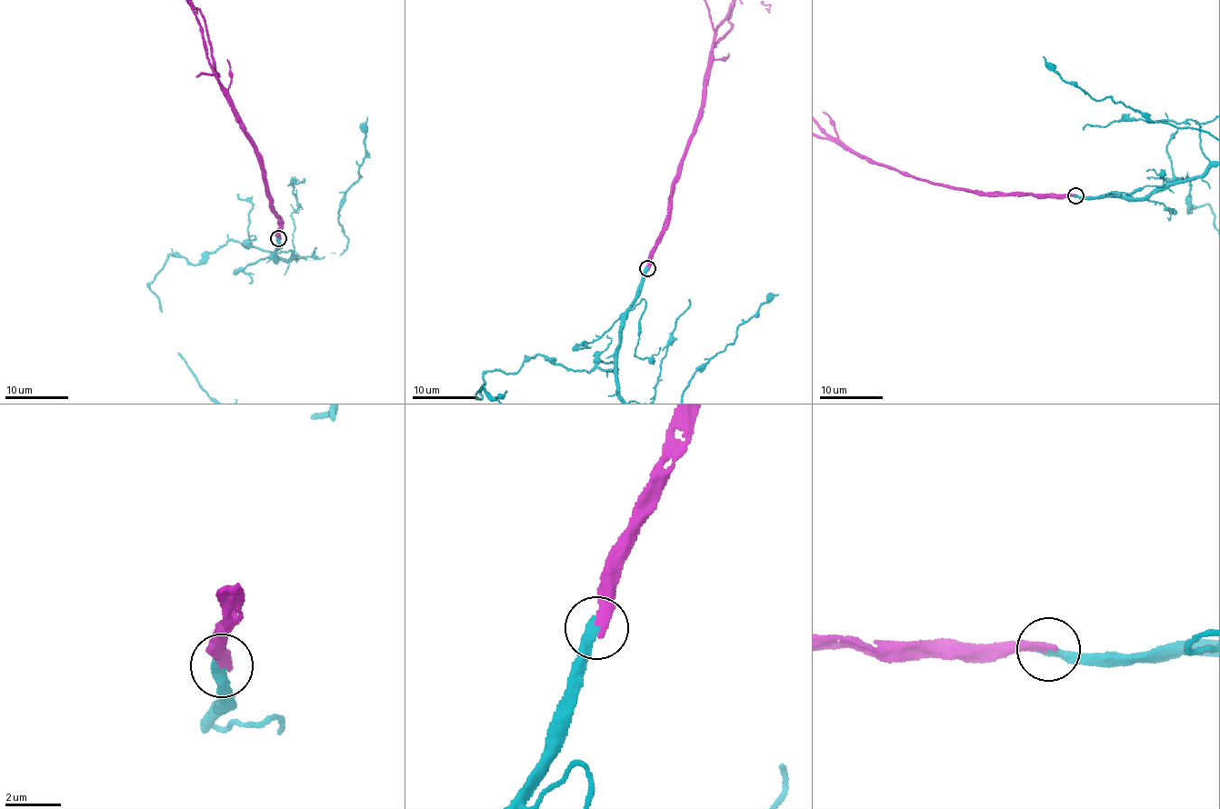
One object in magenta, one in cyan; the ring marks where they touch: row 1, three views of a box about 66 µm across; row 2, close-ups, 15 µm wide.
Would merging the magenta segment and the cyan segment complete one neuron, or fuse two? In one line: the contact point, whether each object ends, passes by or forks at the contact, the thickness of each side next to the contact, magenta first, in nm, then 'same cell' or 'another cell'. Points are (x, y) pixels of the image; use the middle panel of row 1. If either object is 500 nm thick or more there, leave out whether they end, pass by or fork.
place (647, 268); magenta ends; cyan ends; calibres 320 and 320 nm; same cell

